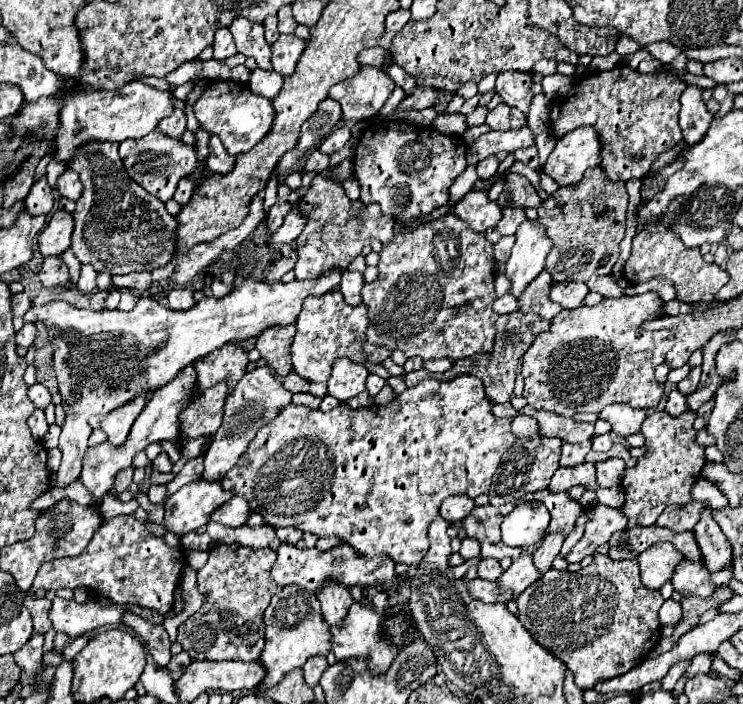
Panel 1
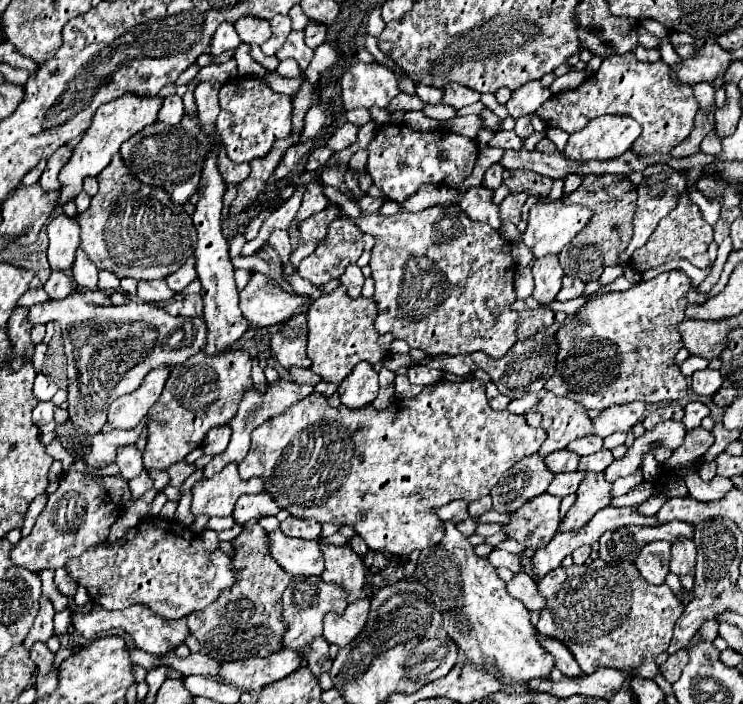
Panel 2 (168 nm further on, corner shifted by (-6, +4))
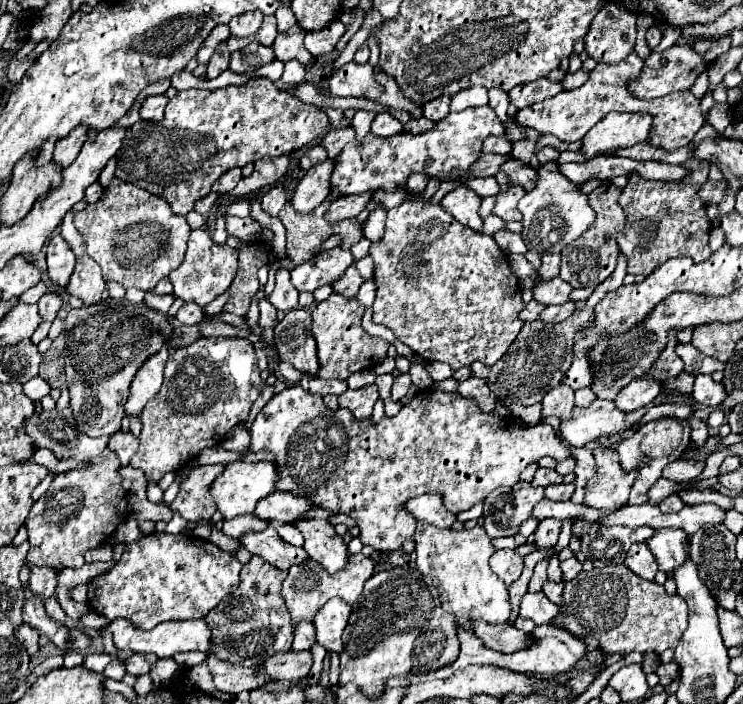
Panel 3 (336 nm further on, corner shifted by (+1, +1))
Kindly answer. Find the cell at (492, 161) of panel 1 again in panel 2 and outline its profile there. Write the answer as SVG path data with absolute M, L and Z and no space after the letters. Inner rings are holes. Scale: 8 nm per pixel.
M499 163L491 165L491 167L487 169L485 177L483 177L483 185L485 185L487 189L493 189L493 191L495 191L495 189L497 189L497 187L503 183L501 175L503 175L503 167L501 167Z

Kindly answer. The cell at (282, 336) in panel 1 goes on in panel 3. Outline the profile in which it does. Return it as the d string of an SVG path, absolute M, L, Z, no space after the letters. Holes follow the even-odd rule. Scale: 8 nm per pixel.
M294 308L274 328L274 348L282 362L290 362L302 374L318 372L316 342L310 332L310 310Z

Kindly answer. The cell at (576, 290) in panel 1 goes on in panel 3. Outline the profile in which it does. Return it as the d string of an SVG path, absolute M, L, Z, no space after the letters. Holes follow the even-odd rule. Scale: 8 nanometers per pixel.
M554 278L554 280L548 280L548 282L538 282L532 292L534 292L534 300L550 306L550 304L568 302L572 288L568 286L568 282Z

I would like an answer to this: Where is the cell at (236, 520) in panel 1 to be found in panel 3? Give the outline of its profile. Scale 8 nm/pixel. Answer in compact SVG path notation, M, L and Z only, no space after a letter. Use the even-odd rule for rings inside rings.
M274 492L262 498L262 502L258 502L252 514L262 520L286 524L306 510L310 510L310 502L306 498L296 498L290 492Z

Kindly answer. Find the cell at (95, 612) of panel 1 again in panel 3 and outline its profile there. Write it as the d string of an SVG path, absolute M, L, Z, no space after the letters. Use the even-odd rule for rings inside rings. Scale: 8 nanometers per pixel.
M116 618L110 624L102 626L100 634L110 632L114 646L118 650L130 650L130 652L142 652L142 654L156 654L158 658L170 658L176 652L186 652L186 650L202 650L206 652L210 646L210 630L204 620L186 620L186 622L162 622L154 626L152 630L138 630L132 622L126 622L124 618Z

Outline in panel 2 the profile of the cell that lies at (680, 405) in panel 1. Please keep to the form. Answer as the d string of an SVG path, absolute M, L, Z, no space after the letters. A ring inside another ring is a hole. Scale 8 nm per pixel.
M687 403L685 405L685 417L683 417L683 423L685 423L685 429L695 429L701 425L701 421L709 417L709 407L705 403Z

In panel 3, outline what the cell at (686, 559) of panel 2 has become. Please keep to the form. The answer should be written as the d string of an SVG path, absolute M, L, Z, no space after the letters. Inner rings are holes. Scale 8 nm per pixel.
M674 528L656 530L652 538L648 538L648 546L656 556L662 572L674 572L688 558L688 534Z

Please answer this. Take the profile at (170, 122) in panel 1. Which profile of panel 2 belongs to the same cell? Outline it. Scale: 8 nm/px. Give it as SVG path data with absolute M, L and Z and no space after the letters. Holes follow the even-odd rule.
M169 95L169 97L165 97L163 103L161 103L157 121L175 125L175 123L179 123L181 115L183 115L183 101L181 101L181 97L179 97L179 95Z

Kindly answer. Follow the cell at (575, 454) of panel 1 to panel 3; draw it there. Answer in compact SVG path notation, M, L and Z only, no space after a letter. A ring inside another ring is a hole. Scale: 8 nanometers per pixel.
M538 468L532 480L534 486L542 486L542 488L546 488L548 484L560 484L560 482L562 482L562 476L550 468Z

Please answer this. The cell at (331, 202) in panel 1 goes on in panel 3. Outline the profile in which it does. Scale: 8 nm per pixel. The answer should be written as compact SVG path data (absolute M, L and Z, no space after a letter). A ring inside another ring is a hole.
M332 248L332 250L320 252L312 260L296 266L290 272L292 284L296 290L314 292L316 288L320 288L324 284L336 282L352 262L354 262L354 256L350 250Z

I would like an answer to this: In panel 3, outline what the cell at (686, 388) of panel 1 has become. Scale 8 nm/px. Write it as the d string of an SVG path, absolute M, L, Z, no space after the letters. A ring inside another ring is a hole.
M698 374L696 382L694 382L692 398L704 406L718 406L726 398L726 390L722 384L714 382L710 376Z

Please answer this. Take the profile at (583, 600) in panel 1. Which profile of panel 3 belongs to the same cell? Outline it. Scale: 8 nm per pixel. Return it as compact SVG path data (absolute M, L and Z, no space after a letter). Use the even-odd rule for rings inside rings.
M554 554L548 562L548 580L564 586L558 622L550 622L550 626L570 630L574 638L596 638L604 654L662 654L666 648L678 646L678 640L688 626L688 606L678 594L668 596L664 586L638 578L624 564L592 568L590 572L580 572L574 580L564 582L558 554Z

